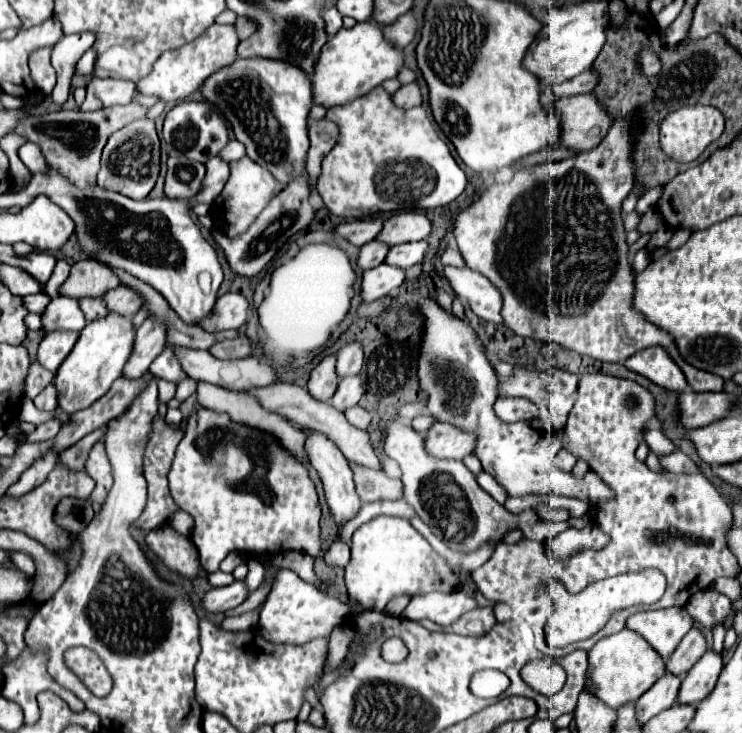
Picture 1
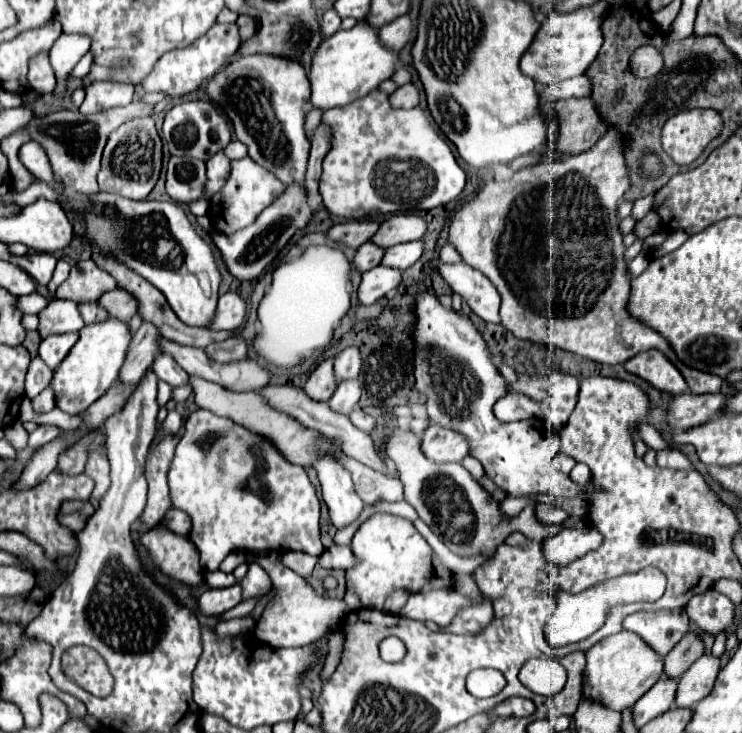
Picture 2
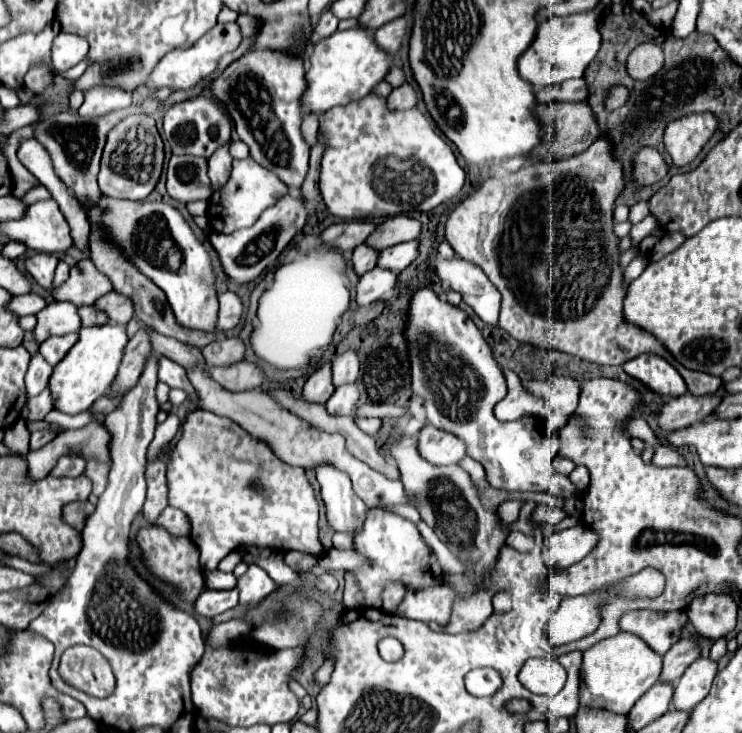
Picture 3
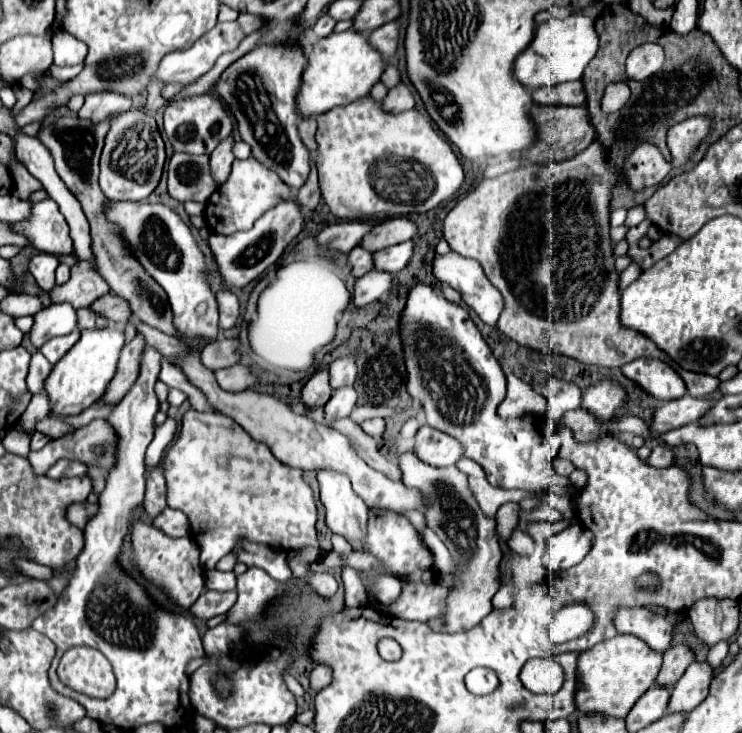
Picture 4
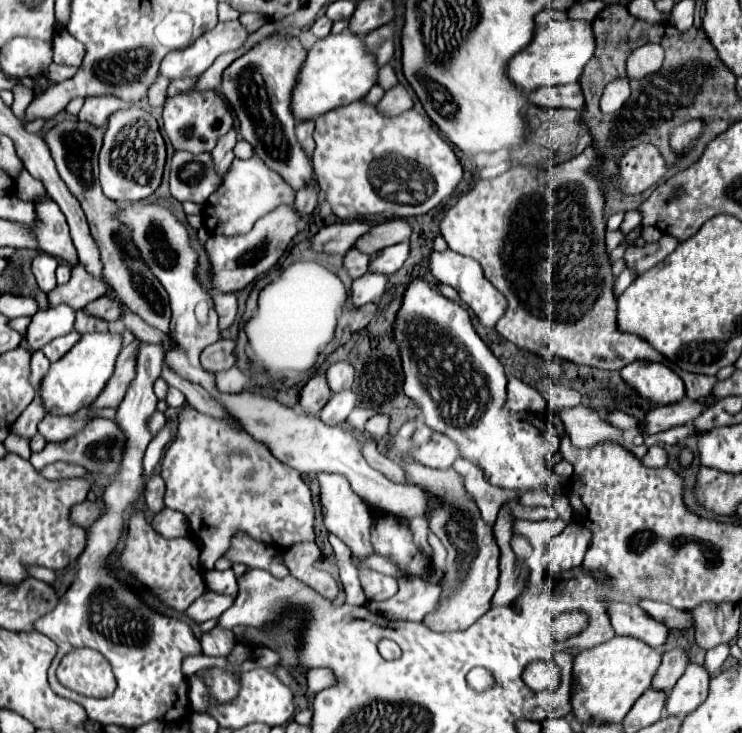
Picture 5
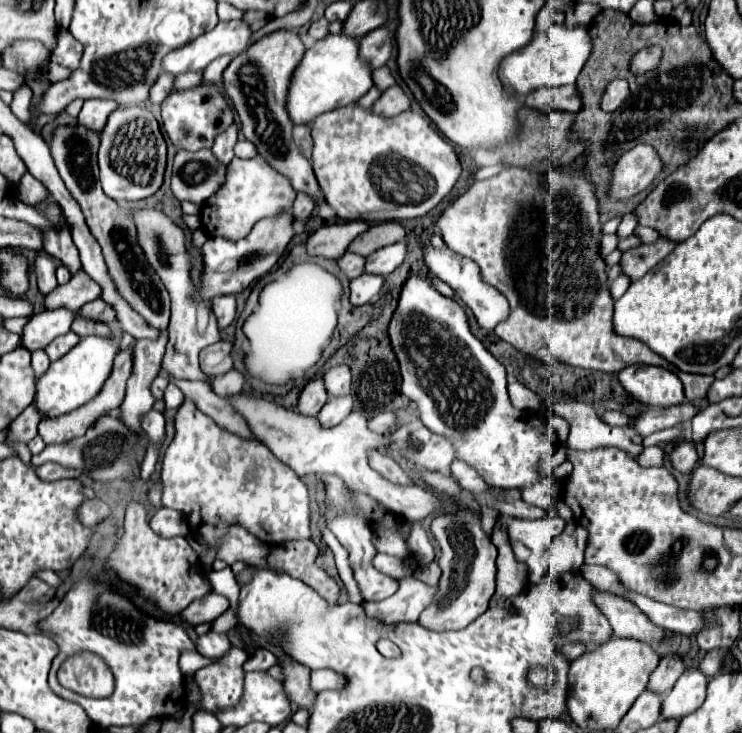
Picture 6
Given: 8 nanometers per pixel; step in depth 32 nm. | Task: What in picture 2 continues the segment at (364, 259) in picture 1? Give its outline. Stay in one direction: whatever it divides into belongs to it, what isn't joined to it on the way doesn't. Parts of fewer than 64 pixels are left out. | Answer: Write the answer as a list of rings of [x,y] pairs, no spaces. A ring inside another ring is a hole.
[[[368,242],[368,244],[362,244],[358,248],[356,258],[354,258],[354,264],[356,264],[356,268],[360,272],[366,272],[366,270],[378,266],[382,262],[382,258],[384,258],[384,248],[378,246],[378,244],[374,244],[374,242],[372,244]]]

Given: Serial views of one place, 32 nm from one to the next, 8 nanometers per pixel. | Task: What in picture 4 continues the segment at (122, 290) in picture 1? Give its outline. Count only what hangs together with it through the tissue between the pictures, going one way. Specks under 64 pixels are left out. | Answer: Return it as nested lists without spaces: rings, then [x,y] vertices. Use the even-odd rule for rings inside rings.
[[[108,292],[106,296],[102,296],[90,308],[96,308],[96,312],[100,312],[108,320],[120,322],[120,324],[126,324],[130,320],[130,316],[132,316],[130,304],[126,300],[122,300],[120,296],[116,296],[114,292]]]

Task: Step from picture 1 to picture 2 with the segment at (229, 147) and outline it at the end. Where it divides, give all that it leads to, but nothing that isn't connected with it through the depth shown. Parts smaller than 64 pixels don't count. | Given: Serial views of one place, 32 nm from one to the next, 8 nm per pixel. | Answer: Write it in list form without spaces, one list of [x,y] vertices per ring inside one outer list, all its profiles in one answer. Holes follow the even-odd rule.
[[[232,140],[226,148],[224,148],[224,154],[230,158],[230,160],[240,160],[246,156],[246,146],[238,140]]]

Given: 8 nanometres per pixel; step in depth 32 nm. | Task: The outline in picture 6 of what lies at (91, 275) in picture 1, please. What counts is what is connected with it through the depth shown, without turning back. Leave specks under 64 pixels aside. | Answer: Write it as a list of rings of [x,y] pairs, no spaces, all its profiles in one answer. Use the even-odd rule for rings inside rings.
[[[84,270],[72,274],[70,282],[66,282],[64,286],[58,286],[56,290],[52,290],[46,296],[46,308],[72,308],[72,312],[78,312],[84,304],[100,298],[102,294],[102,286],[98,282],[94,282]]]

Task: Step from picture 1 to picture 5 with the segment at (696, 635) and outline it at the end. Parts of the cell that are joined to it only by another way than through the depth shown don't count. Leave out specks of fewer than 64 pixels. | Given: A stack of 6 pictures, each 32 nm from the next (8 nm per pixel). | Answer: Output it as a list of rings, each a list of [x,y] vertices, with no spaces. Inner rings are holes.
[[[674,648],[674,650],[664,652],[660,670],[656,672],[656,676],[652,680],[652,688],[670,692],[674,688],[674,684],[678,682],[678,678],[684,674],[688,664],[690,664],[690,656],[684,648]]]

